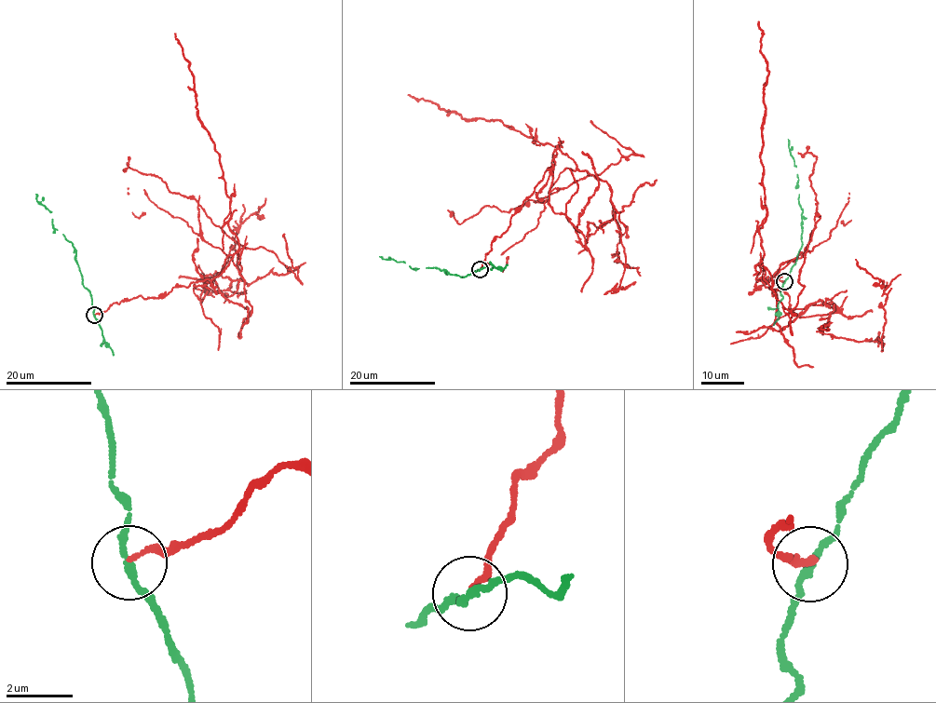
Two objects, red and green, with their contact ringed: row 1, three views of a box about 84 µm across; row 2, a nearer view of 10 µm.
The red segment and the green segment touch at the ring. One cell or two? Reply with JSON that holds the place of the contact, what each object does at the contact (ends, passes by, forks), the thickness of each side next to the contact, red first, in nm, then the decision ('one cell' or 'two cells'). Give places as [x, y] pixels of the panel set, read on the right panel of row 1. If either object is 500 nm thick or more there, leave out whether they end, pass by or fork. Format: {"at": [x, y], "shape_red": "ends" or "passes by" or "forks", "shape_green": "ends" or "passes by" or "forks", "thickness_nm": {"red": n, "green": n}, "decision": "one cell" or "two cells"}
{"at": [784, 281], "shape_red": "ends", "shape_green": "passes by", "thickness_nm": {"red": 140, "green": 180}, "decision": "two cells"}

